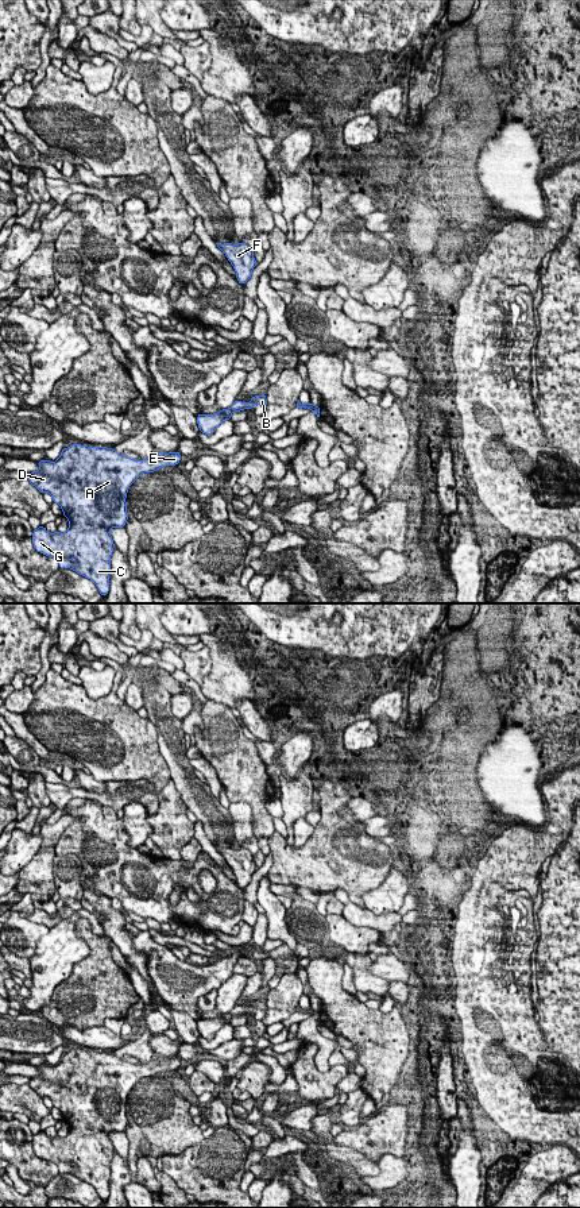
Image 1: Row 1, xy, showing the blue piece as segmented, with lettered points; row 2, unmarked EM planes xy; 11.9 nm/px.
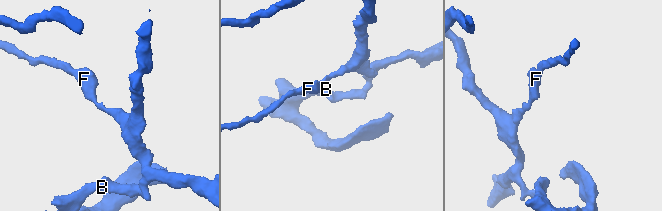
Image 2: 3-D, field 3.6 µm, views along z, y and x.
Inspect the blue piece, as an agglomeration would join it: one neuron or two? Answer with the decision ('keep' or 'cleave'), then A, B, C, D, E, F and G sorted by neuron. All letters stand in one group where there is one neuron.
cleave; groups A B C D E G / F

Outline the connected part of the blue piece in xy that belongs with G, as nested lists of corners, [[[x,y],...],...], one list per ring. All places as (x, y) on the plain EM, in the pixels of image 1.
[[[73,1049],[63,1053],[55,1066],[40,1065],[39,1076],[30,1077],[28,1085],[42,1099],[47,1096],[55,1108],[63,1115],[69,1124],[69,1132],[65,1138],[58,1135],[49,1138],[45,1131],[32,1136],[34,1153],[53,1163],[59,1173],[70,1173],[77,1178],[90,1184],[105,1201],[109,1197],[111,1161],[115,1153],[109,1135],[112,1132],[124,1132],[128,1124],[127,1097],[129,1091],[143,1078],[154,1077],[166,1070],[177,1070],[181,1066],[181,1058],[156,1057],[148,1064],[136,1065],[121,1061],[113,1053],[88,1051]]]

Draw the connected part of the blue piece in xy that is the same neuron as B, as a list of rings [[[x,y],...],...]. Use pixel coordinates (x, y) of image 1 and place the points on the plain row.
[[[266,997],[262,1000],[254,1000],[248,1008],[236,1004],[231,1012],[223,1014],[221,1016],[213,1019],[204,1018],[198,1019],[197,1020],[198,1033],[202,1038],[212,1039],[224,1024],[231,1024],[231,1019],[233,1016],[240,1016],[244,1014],[251,1015],[255,1010],[267,1011]]]

